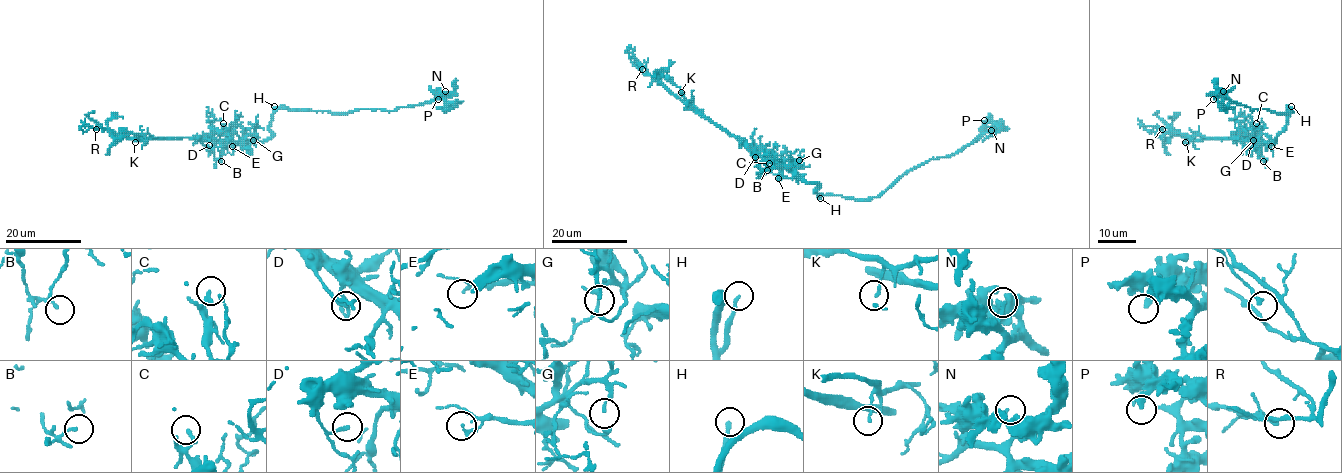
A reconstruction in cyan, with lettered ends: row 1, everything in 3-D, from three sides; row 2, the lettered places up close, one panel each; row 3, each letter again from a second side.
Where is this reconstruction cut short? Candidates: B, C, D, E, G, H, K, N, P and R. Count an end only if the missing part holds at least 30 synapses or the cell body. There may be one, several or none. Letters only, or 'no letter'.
H

